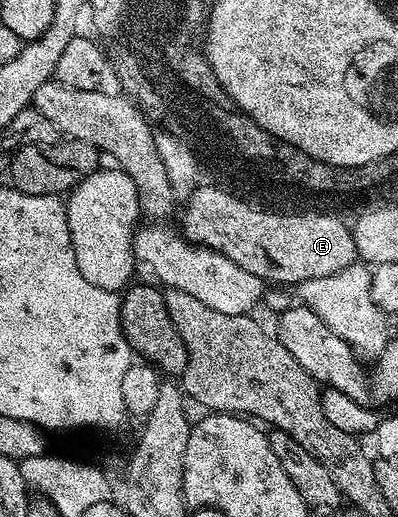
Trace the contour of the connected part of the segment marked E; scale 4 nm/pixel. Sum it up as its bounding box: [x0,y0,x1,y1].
[181,180,358,286]

